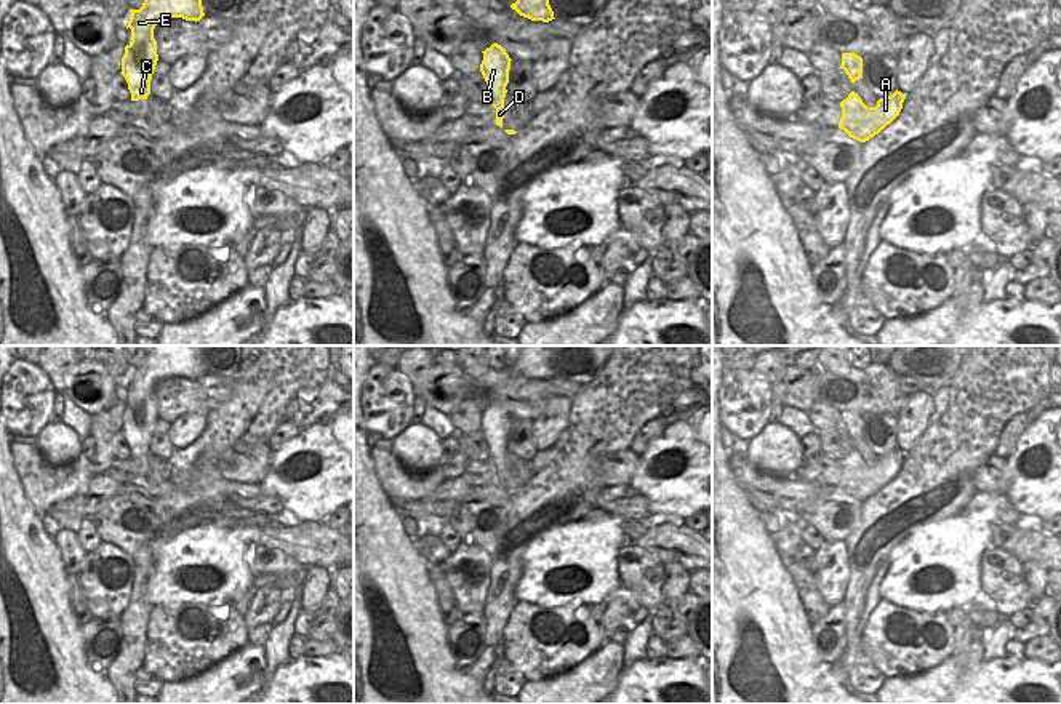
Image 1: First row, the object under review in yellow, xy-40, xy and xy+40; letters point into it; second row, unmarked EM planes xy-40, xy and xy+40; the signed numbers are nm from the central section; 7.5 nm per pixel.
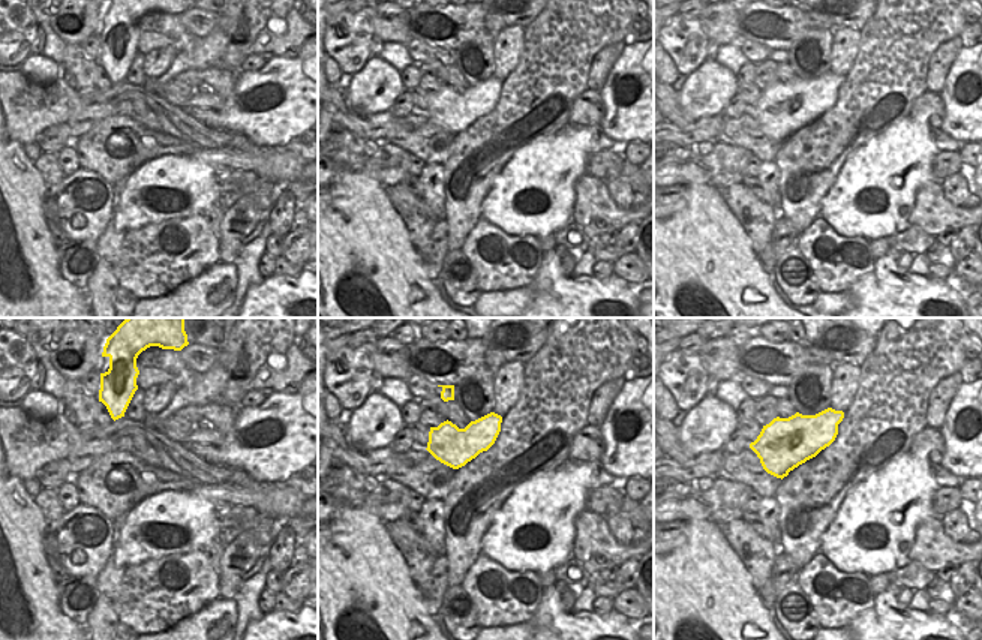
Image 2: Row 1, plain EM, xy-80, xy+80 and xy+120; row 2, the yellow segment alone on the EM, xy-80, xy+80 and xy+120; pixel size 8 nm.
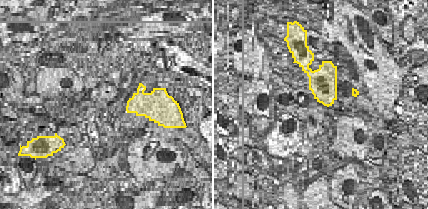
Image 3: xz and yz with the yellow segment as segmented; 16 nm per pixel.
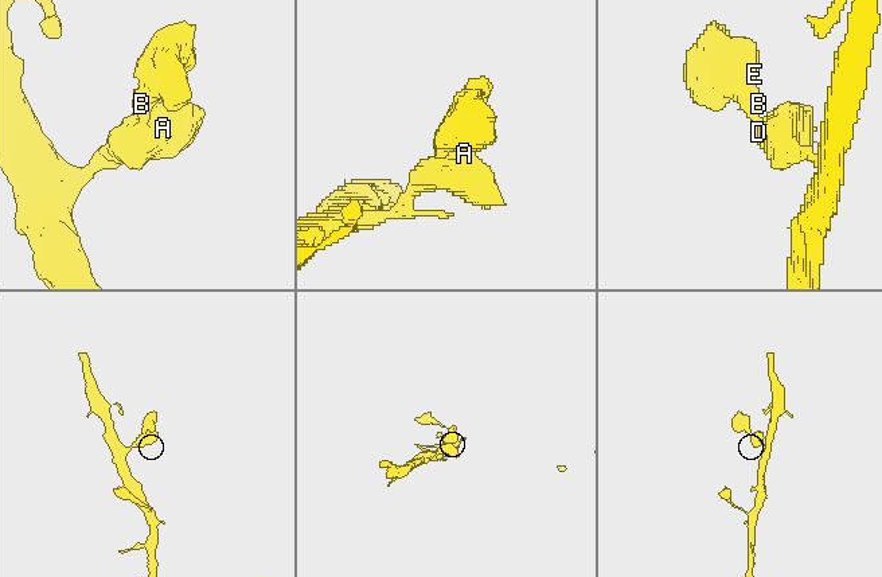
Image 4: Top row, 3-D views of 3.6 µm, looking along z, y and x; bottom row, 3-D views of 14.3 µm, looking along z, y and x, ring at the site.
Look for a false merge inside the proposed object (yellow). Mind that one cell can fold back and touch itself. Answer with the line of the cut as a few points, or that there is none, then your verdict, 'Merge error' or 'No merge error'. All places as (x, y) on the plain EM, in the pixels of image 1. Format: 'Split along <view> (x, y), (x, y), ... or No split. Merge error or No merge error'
No split. No merge error

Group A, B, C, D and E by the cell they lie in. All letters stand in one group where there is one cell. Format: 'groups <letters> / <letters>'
groups A B C D E

